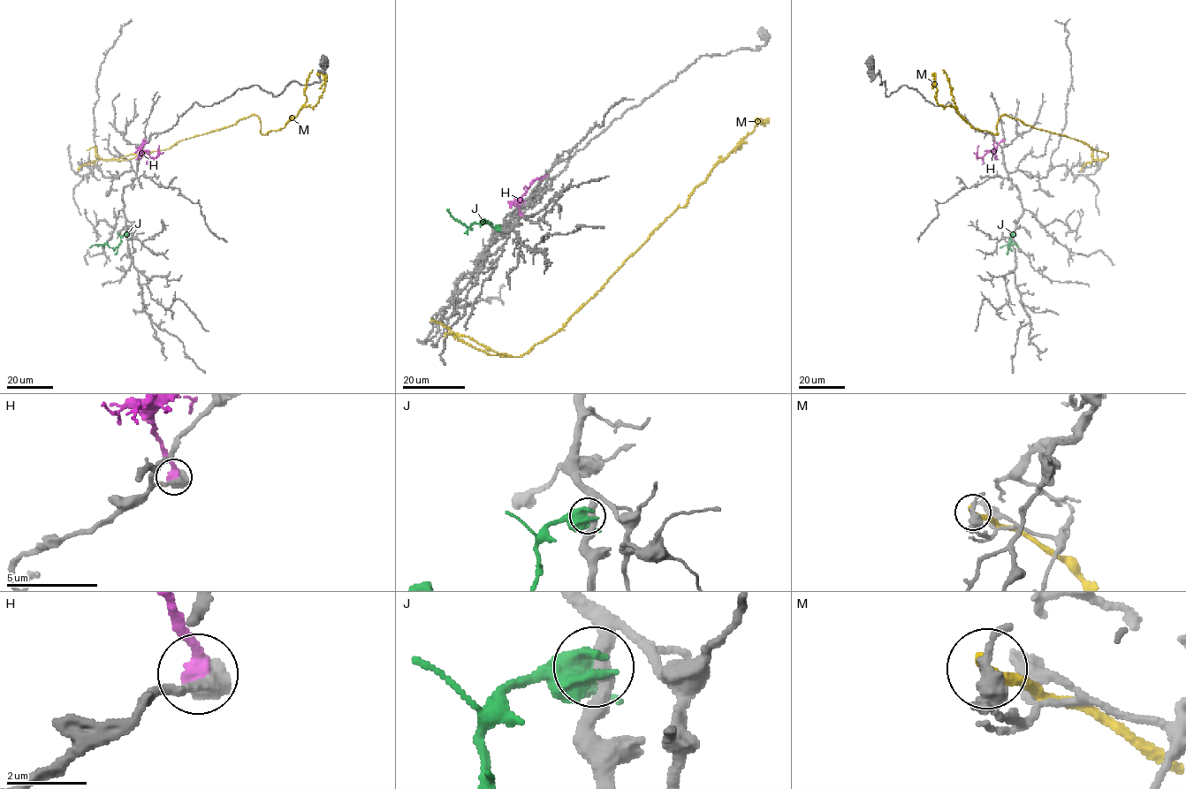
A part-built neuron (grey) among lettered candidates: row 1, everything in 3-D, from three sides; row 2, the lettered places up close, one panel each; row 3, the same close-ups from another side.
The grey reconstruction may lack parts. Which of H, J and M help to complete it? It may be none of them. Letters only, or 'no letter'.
no letter

